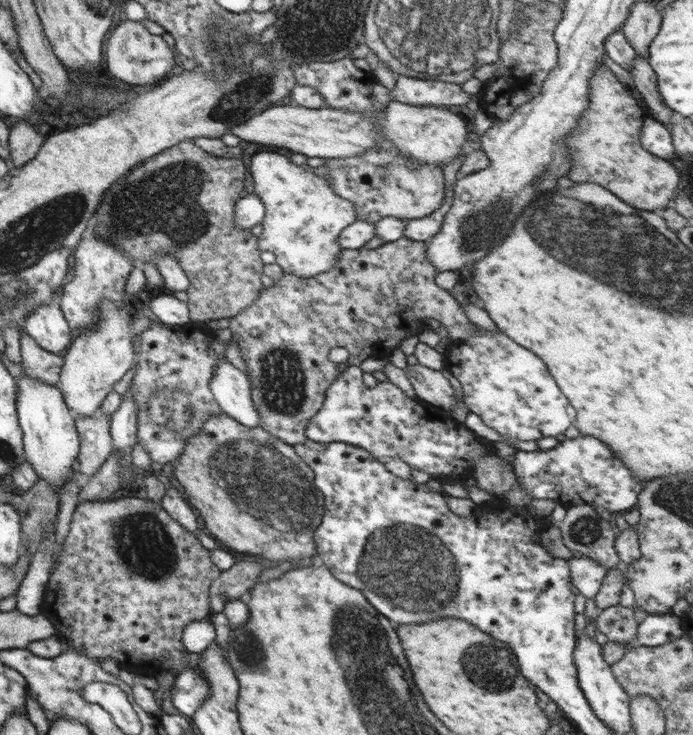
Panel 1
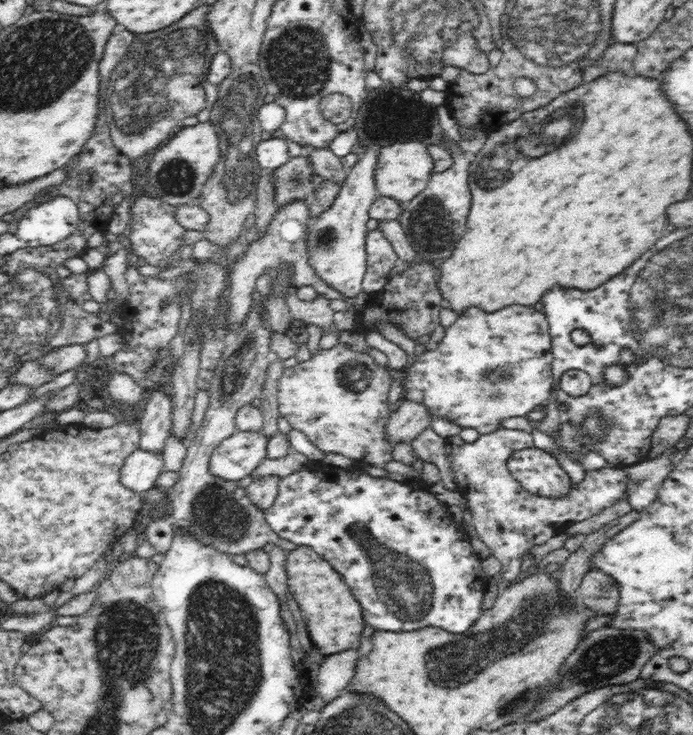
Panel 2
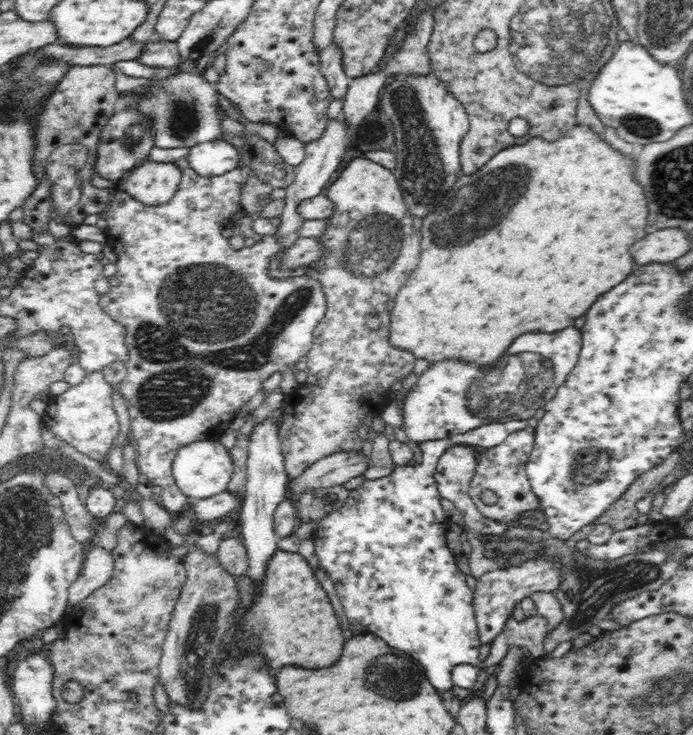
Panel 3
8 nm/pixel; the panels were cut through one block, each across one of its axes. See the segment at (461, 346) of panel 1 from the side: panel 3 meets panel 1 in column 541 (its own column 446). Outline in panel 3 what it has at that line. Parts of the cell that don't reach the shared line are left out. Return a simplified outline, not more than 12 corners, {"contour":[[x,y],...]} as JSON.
{"contour":[[572,326],[493,367],[432,363],[402,394],[411,442],[528,419],[578,362]]}

